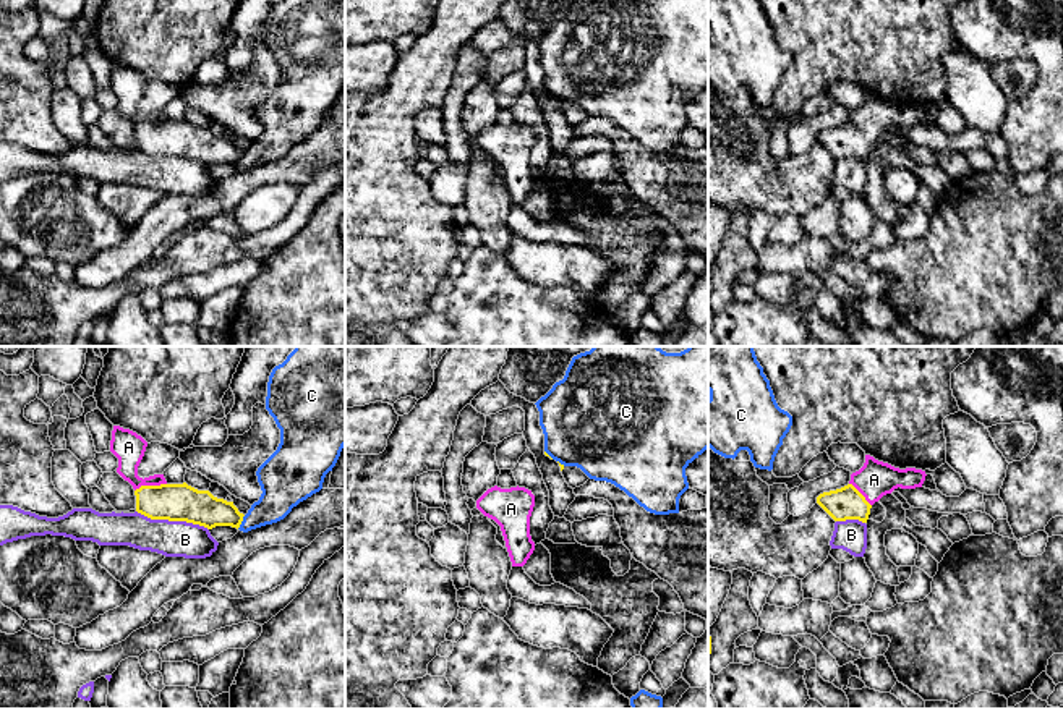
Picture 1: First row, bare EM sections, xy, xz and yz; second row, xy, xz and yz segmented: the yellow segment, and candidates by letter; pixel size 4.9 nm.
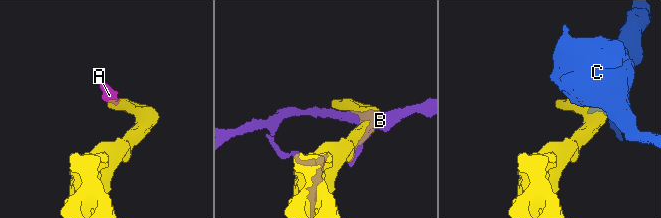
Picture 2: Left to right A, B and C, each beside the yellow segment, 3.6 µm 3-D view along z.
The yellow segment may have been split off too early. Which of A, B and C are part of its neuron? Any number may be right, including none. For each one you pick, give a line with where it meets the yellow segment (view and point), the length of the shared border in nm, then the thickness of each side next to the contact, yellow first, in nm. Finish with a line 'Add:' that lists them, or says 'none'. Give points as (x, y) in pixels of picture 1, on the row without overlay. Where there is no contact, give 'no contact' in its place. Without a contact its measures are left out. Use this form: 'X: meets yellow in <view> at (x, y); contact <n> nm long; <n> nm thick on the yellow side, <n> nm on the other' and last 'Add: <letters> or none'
A: meets yellow in xy at (149, 123); contact 170 nm long; 190 nm thick on the yellow side, 160 nm on the other
Add: A

